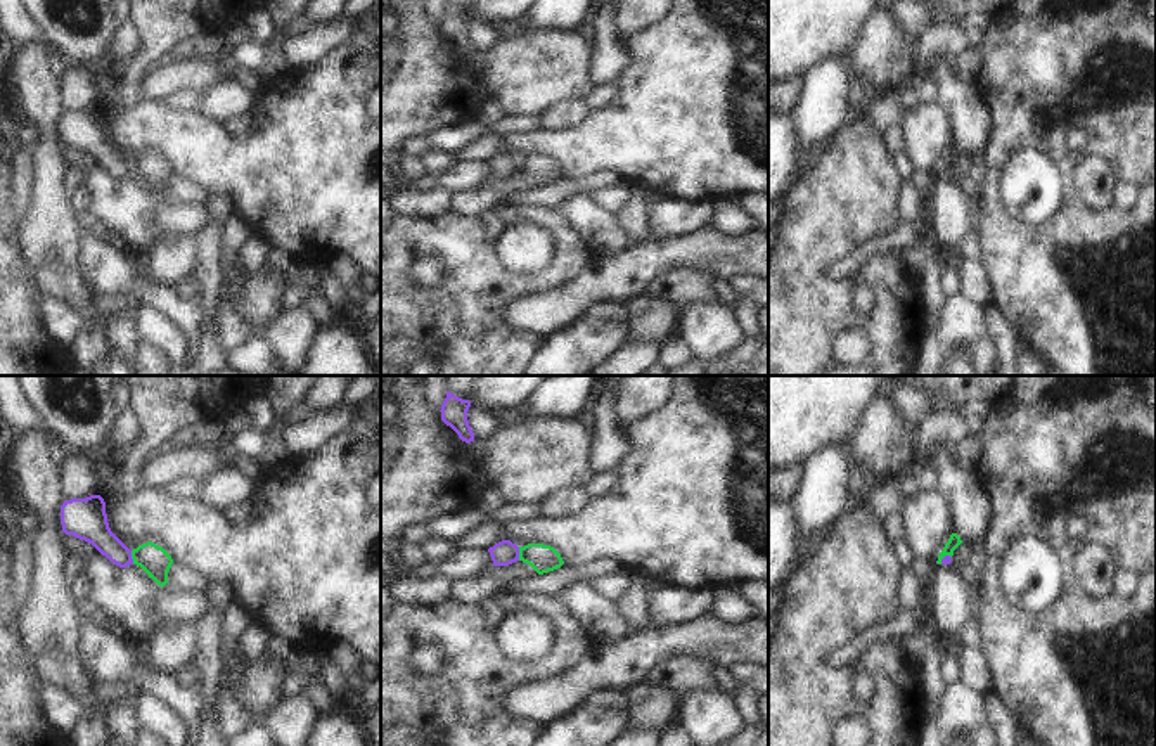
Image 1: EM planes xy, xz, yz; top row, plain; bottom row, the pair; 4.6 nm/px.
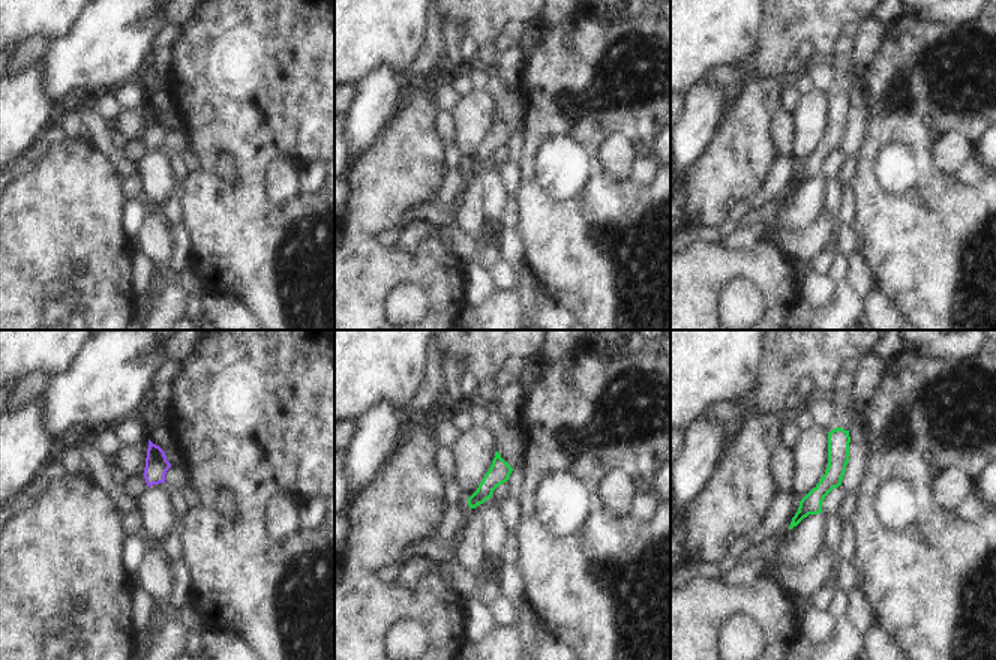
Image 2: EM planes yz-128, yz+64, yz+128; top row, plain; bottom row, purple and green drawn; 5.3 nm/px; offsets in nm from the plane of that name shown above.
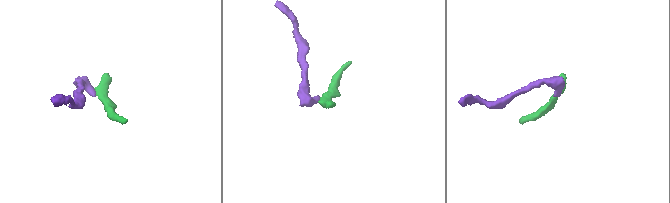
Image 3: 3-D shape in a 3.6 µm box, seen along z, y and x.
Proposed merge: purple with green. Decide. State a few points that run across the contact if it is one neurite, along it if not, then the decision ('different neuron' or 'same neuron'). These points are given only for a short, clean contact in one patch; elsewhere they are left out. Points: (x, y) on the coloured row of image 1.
line xy (130, 551), (134, 563); different neuron

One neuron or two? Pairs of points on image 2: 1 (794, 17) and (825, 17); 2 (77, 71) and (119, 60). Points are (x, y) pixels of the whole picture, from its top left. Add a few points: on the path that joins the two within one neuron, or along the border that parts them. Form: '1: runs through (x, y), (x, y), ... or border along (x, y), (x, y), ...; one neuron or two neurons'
1: runs through (801, 17), (818, 17); one neuron
2: runs through (87, 60), (108, 60); one neuron

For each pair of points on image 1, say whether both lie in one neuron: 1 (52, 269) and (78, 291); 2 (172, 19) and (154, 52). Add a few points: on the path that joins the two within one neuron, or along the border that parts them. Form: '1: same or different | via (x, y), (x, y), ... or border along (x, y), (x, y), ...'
1: same | via (59, 276), (71, 288)
2: same | via (163, 28), (156, 44)

